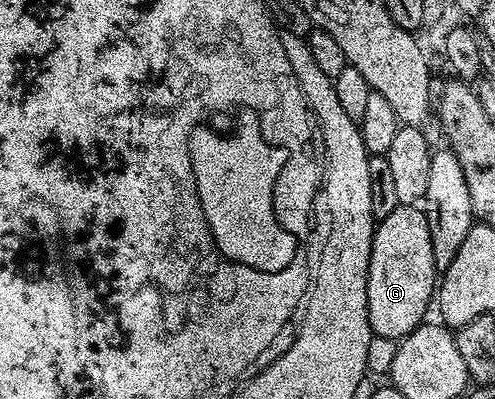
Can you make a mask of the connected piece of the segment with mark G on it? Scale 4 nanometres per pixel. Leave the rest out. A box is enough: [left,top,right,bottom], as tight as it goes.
[368,205,436,339]

